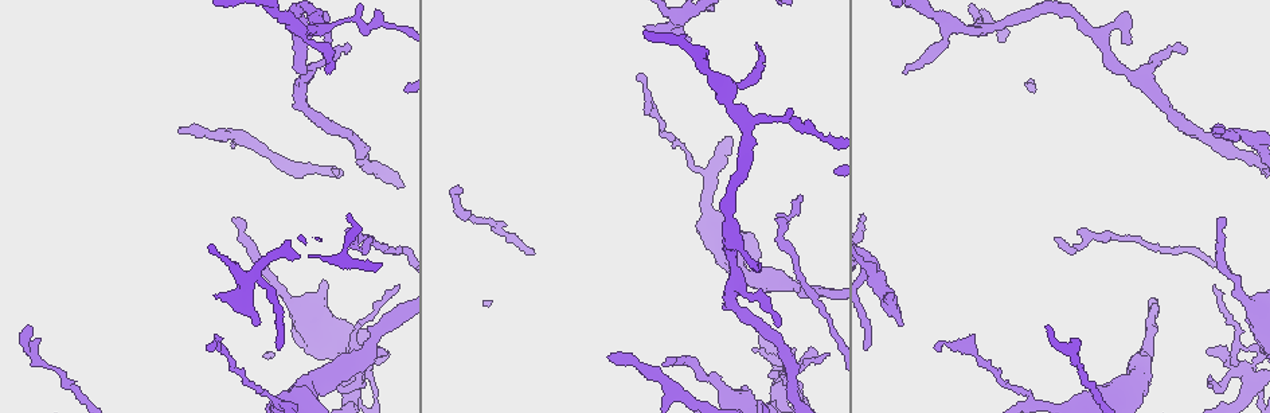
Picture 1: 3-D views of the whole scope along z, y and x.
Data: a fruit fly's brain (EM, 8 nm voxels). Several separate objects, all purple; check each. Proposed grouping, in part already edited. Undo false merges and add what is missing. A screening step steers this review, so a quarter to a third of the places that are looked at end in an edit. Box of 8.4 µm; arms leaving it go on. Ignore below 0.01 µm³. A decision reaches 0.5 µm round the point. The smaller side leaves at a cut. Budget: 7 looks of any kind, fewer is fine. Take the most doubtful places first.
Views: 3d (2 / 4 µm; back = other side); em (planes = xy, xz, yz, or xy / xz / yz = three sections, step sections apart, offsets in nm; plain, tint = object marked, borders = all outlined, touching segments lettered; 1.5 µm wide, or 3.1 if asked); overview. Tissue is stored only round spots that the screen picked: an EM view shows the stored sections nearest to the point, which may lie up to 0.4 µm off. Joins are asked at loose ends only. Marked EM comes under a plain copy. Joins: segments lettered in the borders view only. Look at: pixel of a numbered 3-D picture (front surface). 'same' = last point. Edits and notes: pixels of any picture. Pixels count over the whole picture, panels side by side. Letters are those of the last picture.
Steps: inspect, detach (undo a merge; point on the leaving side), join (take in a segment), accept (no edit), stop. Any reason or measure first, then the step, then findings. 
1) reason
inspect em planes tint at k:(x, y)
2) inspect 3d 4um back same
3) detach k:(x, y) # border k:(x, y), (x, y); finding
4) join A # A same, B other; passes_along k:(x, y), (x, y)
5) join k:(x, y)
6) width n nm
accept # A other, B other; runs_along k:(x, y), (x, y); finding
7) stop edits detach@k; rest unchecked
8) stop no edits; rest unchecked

thick turns thin
inspect em yz step 4 borders at 1:(367, 369)

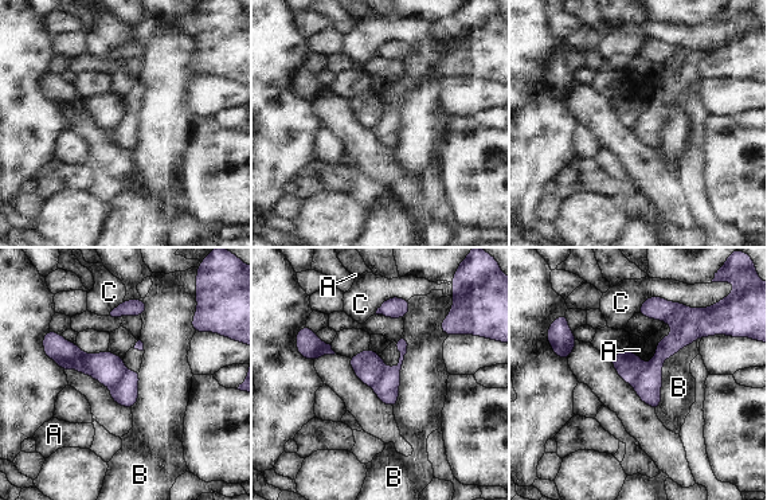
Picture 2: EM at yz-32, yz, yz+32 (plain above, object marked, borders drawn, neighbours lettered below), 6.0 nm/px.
width 190 nm
detach 2:(108, 368) # A other, B other, C other; border 2:(126, 371), (110, 389); two neurons meet here

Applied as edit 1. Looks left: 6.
inspect overview

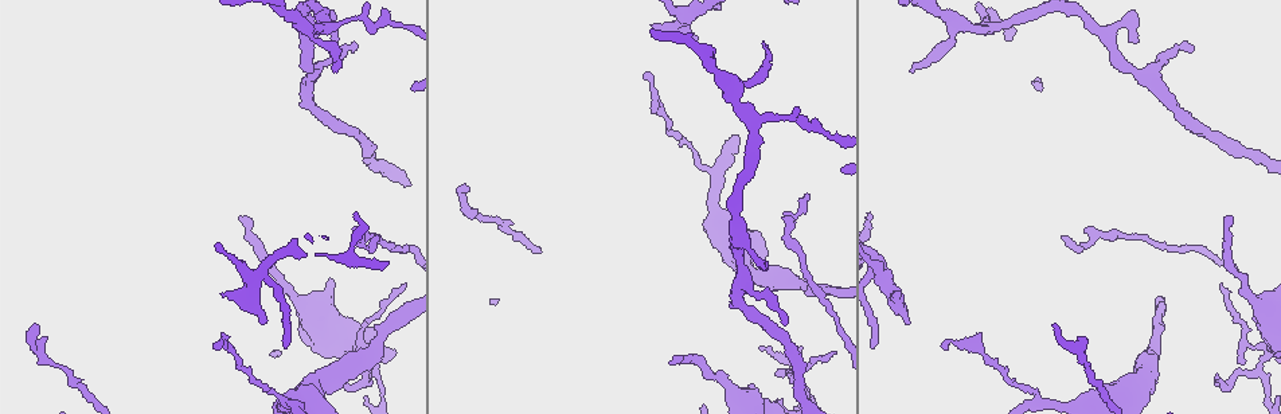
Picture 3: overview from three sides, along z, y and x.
thin end
inspect em planes borders at 3:(764, 41)

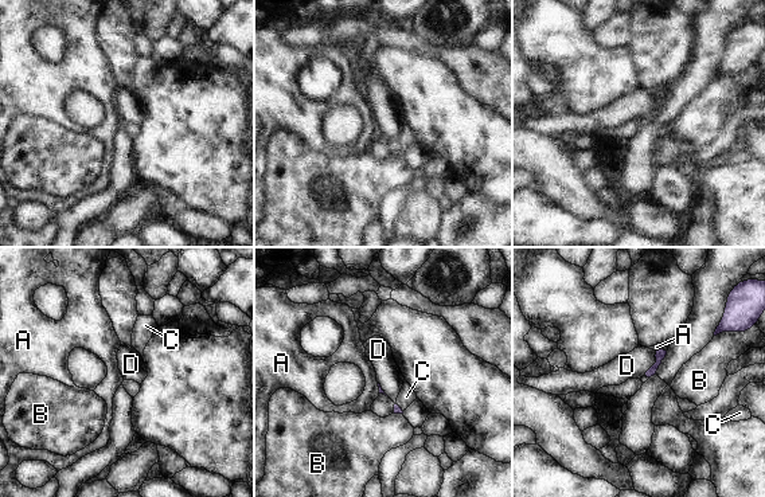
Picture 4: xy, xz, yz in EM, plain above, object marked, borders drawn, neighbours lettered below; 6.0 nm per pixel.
join D # A other, B other, C other, D same; passes_along 4:(660, 353), (655, 363), (635, 364); the neuron continues

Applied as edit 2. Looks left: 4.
inspect em xz step 4 tint at 3:(910, 322)

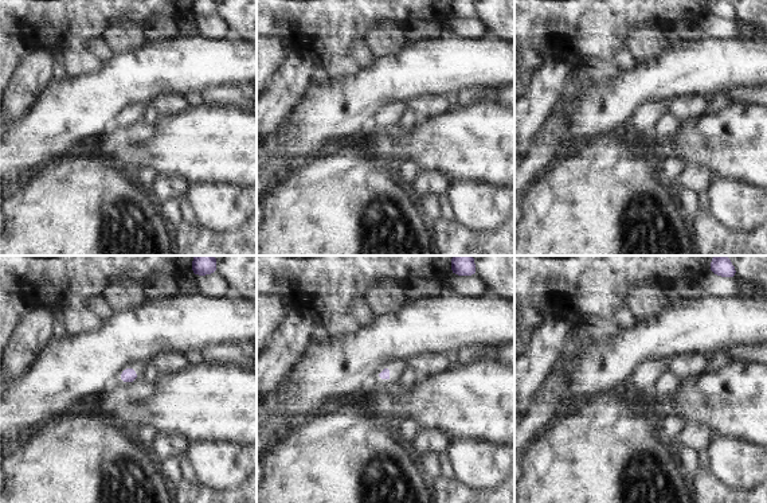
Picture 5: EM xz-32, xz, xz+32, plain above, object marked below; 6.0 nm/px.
inspect em planes borders same

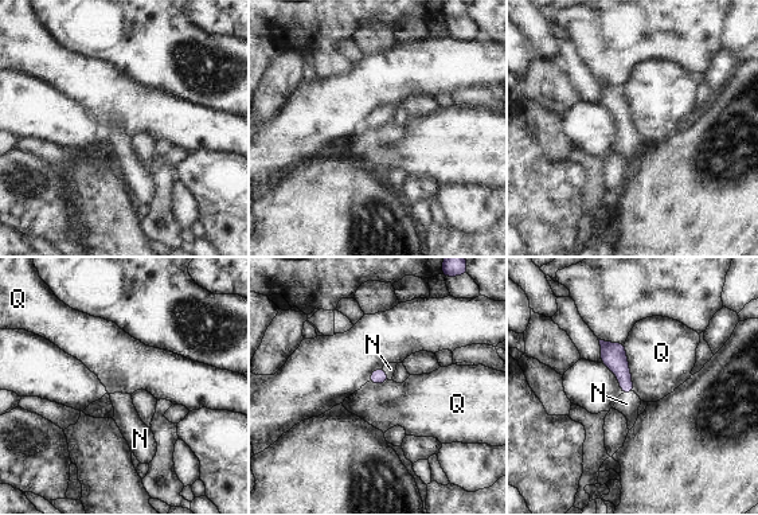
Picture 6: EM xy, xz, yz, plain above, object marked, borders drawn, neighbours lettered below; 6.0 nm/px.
join N # N same, Q other; passes_along 6:(378, 377), (387, 374), (390, 369); the neuron continues

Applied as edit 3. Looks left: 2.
stop edits detach@2, join@4, join@6; rest unchecked

